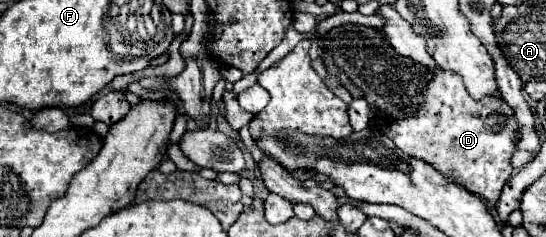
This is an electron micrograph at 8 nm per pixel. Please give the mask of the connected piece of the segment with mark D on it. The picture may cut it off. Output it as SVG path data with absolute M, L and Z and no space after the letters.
M438 69L436 77L424 91L424 105L416 117L404 121L384 121L382 133L406 155L432 163L442 173L452 173L468 191L496 203L504 183L512 175L512 153L520 139L520 123L508 103L496 95L476 101L464 87L458 73Z

